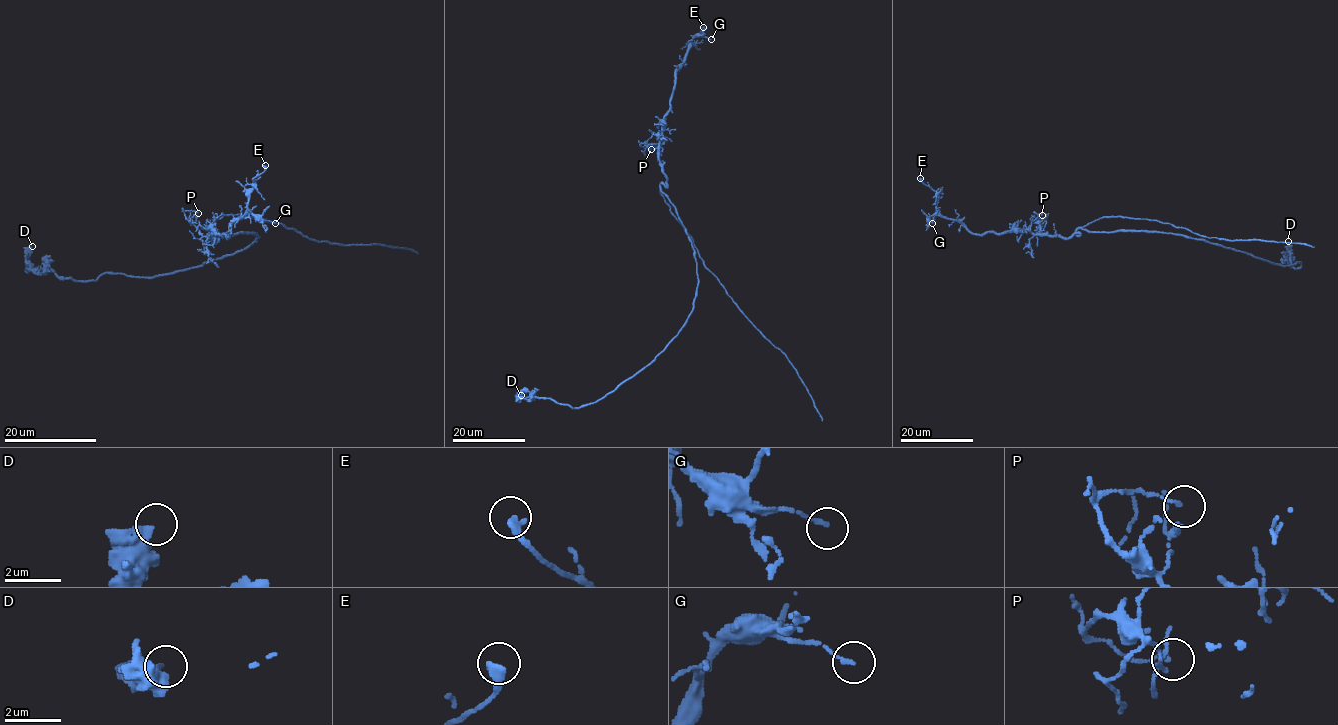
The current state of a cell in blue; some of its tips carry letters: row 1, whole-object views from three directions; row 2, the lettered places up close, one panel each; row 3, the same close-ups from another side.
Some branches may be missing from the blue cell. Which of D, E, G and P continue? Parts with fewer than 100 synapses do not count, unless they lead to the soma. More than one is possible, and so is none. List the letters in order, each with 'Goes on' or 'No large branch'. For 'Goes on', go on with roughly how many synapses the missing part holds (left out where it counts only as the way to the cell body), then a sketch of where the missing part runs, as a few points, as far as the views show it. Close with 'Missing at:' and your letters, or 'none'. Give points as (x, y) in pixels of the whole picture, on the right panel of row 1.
D: No large branch
E: No large branch
G: No large branch
P: No large branch
Missing at: none

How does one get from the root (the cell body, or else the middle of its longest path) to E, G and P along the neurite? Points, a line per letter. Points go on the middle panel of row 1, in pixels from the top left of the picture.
E: (683, 224), (660, 187), (666, 178), (659, 138), (675, 71), (703, 27)
G: (683, 224), (660, 187), (666, 178), (659, 138), (675, 71), (695, 37), (711, 39)
P: (683, 224), (675, 205), (660, 187), (662, 183), (666, 186), (666, 178), (658, 146), (640, 144), (651, 149)

